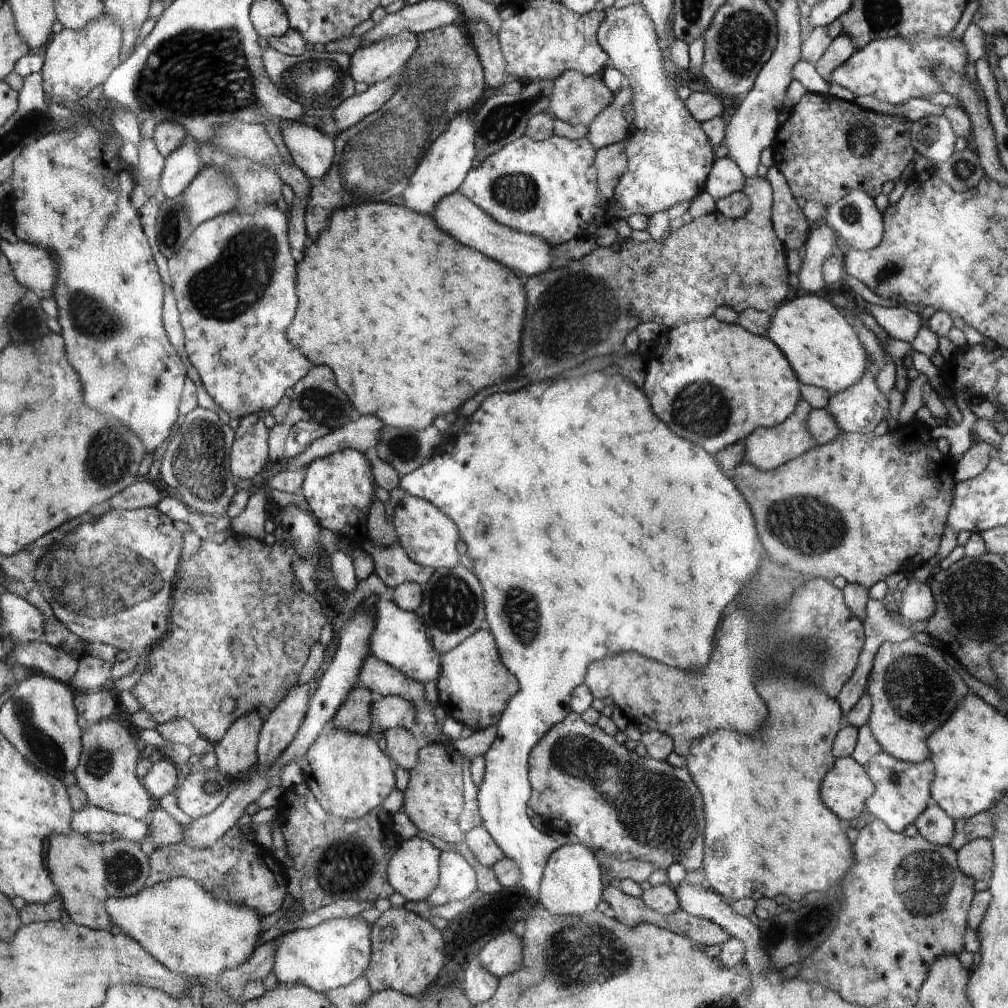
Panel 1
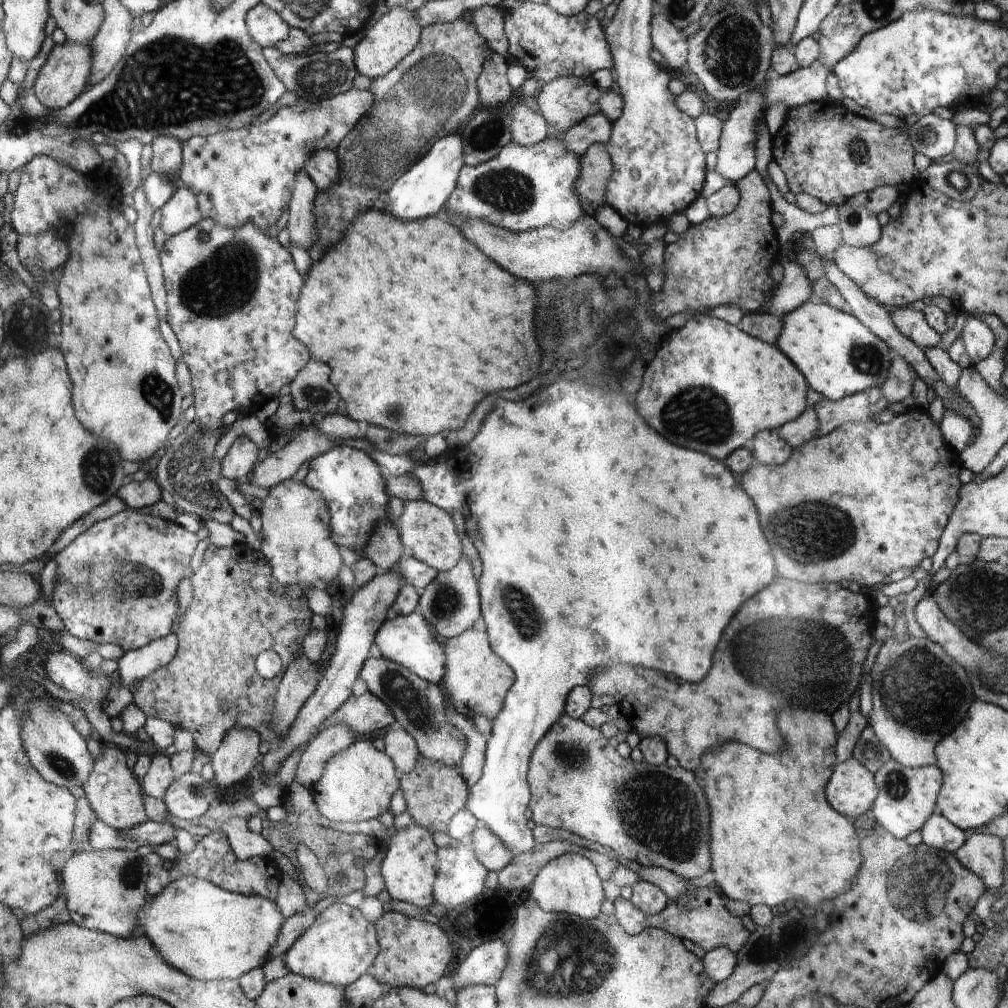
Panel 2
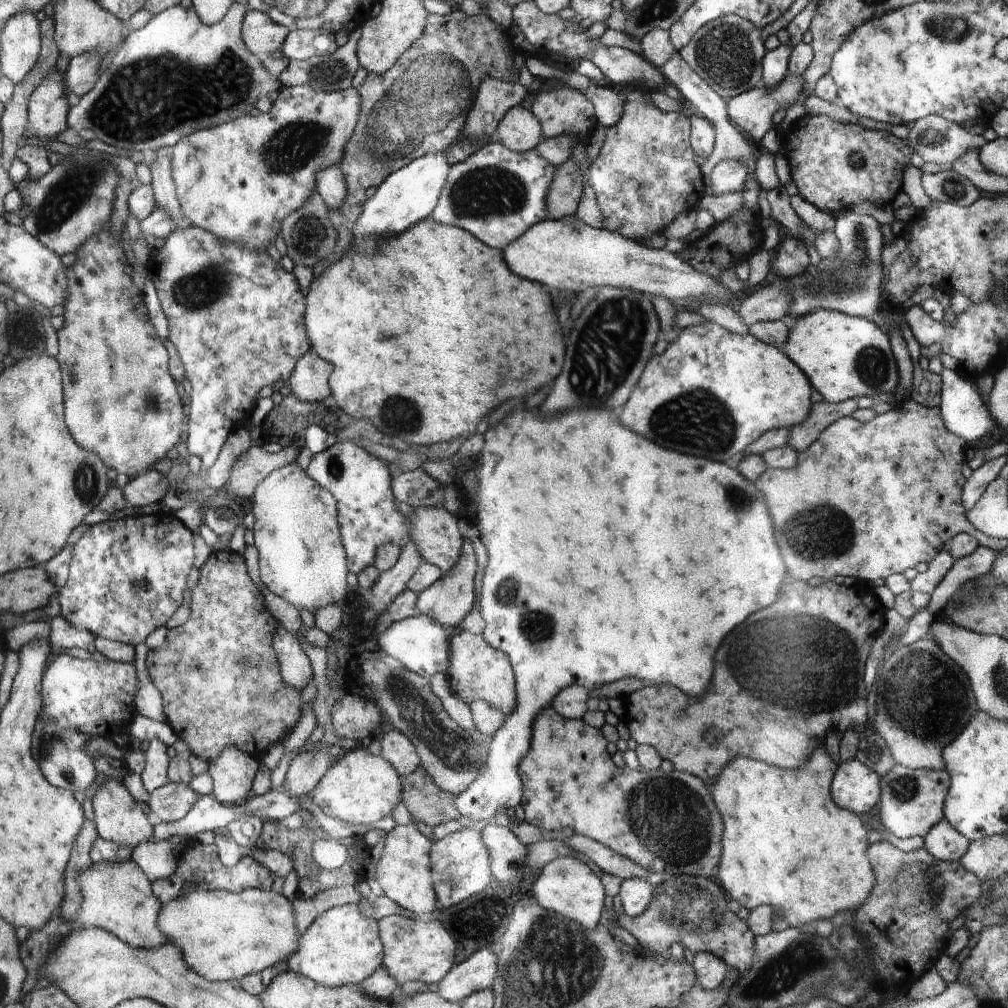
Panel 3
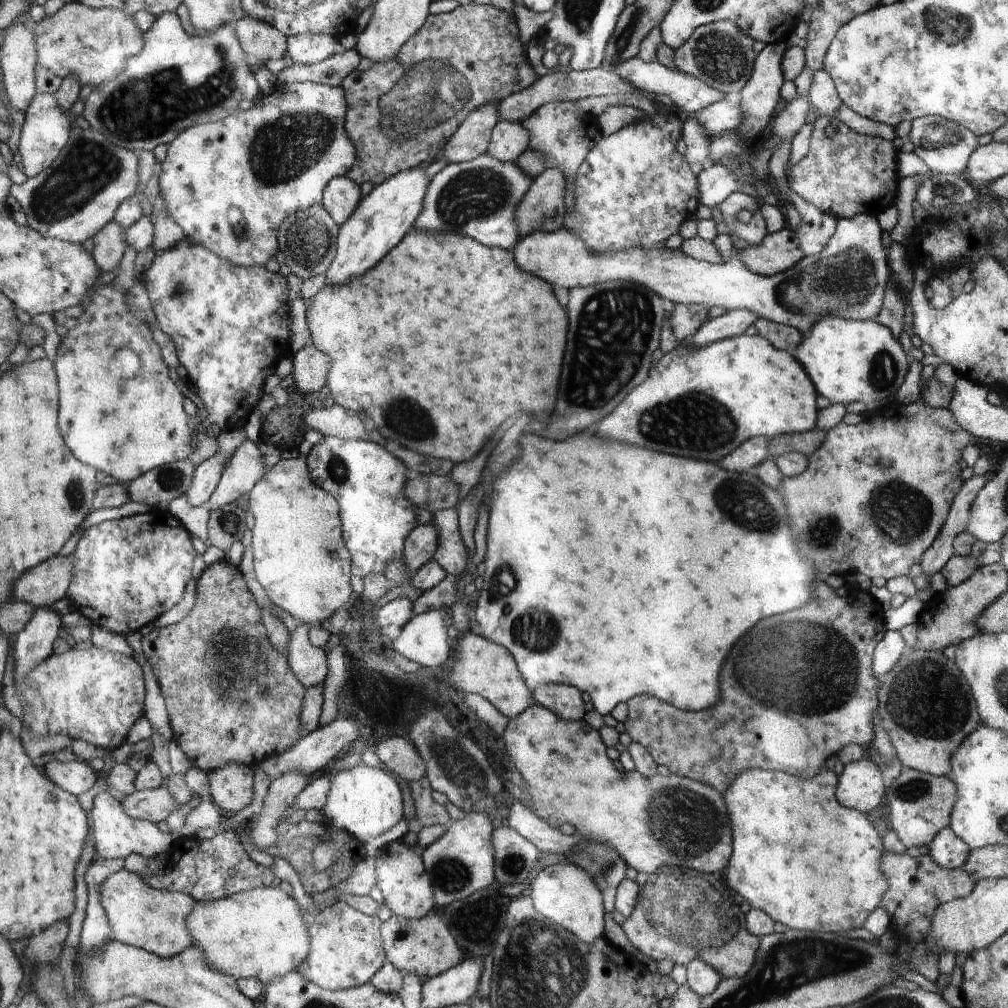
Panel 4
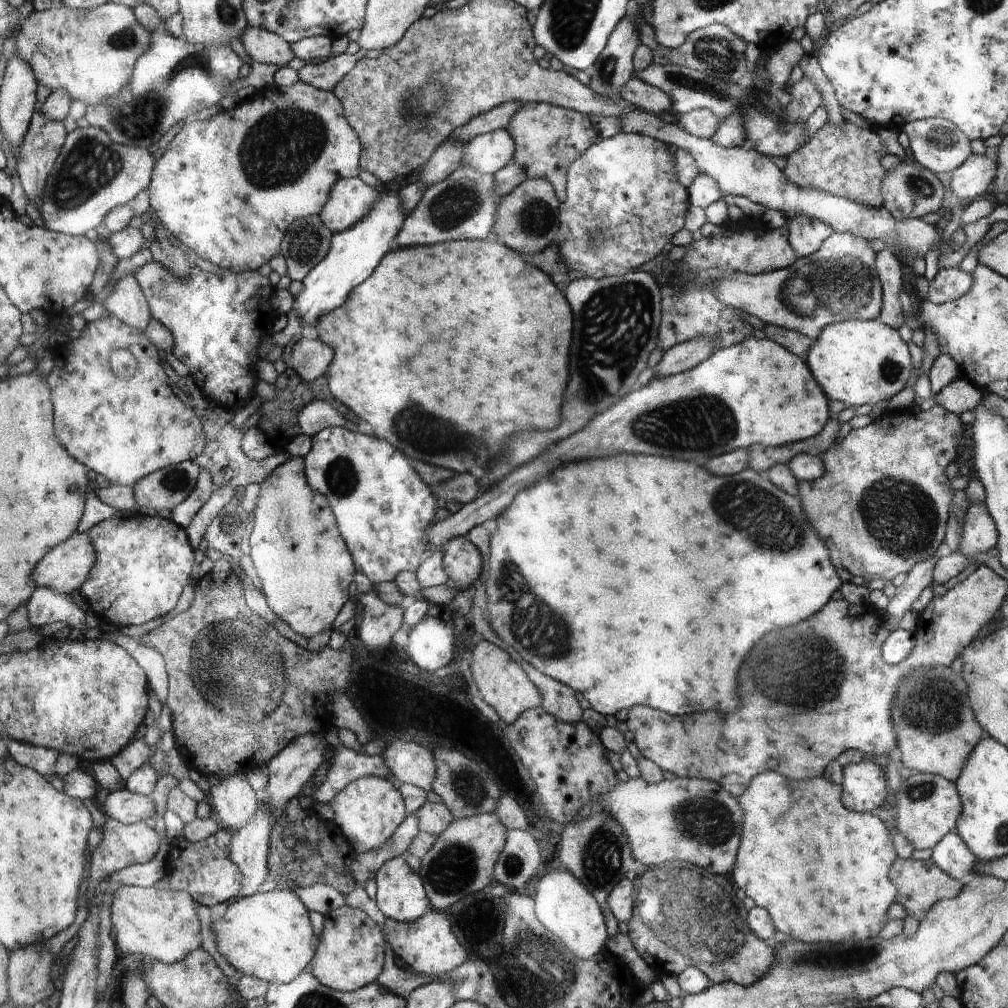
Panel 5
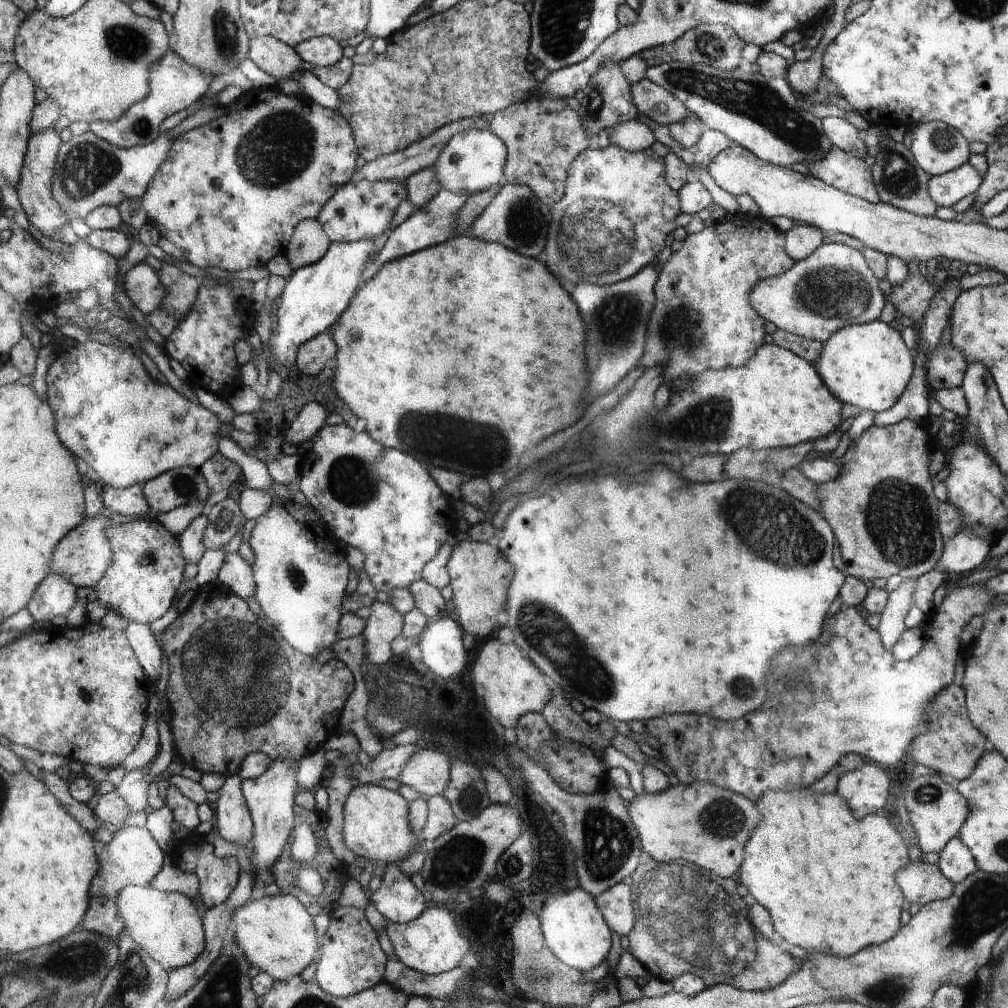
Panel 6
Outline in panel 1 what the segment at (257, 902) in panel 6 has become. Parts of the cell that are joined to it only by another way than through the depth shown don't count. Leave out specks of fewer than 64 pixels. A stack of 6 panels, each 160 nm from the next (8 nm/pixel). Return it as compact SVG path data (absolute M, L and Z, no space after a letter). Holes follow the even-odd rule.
M174 877L148 887L131 897L111 898L104 902L111 916L110 928L136 939L148 953L160 958L168 970L192 979L216 978L225 970L244 962L260 943L262 915L244 907L232 907L204 889L202 884L188 877Z

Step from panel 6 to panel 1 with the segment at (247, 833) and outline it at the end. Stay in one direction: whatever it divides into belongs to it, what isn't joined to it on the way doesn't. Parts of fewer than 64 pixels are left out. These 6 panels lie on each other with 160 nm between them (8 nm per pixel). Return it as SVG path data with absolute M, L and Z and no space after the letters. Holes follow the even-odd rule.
M252 711L243 714L227 730L223 740L215 745L217 768L230 776L244 776L256 764L256 744L262 717Z

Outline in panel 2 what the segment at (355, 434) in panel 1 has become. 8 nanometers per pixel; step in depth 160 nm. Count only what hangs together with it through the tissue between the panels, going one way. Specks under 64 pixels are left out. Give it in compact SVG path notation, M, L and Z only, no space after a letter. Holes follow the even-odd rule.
M316 429L302 430L278 452L265 454L260 466L252 470L250 481L254 486L265 488L292 479L306 460L312 461L334 446L330 437L318 433Z

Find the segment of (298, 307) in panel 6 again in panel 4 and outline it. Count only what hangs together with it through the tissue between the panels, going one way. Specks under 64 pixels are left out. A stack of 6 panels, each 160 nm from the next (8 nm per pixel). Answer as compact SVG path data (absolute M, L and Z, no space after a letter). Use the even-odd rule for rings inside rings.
M424 167L412 168L388 178L383 184L376 185L372 192L360 202L358 209L348 218L347 222L339 226L336 246L337 252L332 264L326 270L326 285L342 284L352 274L364 274L368 268L376 266L390 248L394 248L406 232L423 213L427 191L430 189L430 180L427 178Z

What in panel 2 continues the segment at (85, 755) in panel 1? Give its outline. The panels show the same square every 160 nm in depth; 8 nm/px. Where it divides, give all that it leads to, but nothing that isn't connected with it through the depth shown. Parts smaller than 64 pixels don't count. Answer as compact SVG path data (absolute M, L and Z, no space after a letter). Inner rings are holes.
M101 743L102 754L96 758L95 769L86 784L82 786L86 792L86 799L90 802L92 810L98 820L112 826L114 830L130 830L144 824L146 812L144 812L144 800L140 784L136 782L132 770L126 766L126 756L121 748L107 746Z

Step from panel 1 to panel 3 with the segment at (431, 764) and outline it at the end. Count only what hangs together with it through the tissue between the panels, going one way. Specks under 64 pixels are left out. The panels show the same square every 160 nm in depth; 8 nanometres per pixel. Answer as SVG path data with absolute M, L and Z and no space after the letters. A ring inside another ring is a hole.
M420 765L412 774L402 777L404 803L411 816L436 826L454 821L460 814L454 805L454 795L440 790L440 786Z

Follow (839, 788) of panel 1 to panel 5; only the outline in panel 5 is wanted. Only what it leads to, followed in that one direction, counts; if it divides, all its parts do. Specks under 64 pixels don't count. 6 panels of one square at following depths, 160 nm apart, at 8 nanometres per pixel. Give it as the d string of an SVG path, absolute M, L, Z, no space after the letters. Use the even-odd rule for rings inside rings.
M860 762L843 768L841 783L844 808L852 812L871 813L890 793L885 770L874 762Z

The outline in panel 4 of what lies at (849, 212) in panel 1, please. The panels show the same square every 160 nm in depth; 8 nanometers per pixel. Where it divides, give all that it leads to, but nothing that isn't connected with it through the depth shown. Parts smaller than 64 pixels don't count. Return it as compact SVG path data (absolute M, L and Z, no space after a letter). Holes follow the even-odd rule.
M860 214L855 218L837 219L832 238L819 254L806 255L792 269L773 276L751 271L740 262L740 256L730 262L715 264L692 259L679 249L666 247L660 250L608 250L606 254L594 254L579 235L566 228L528 234L528 238L521 236L520 246L515 247L514 254L524 270L540 274L540 278L552 282L552 286L566 290L612 280L640 282L670 305L683 303L708 306L708 309L717 306L727 311L748 310L758 319L790 326L808 336L816 322L828 316L844 316L854 321L873 321L878 316L888 278L892 277L886 250L882 246L882 234L874 216Z

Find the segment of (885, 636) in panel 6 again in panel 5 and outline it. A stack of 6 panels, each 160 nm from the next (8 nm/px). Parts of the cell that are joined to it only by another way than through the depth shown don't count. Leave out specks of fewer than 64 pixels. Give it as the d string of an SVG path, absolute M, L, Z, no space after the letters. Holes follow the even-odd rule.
M944 548L938 550L932 558L926 558L924 562L916 564L906 576L904 582L896 587L895 594L888 600L885 609L888 619L884 622L884 626L888 632L900 629L900 621L906 612L912 610L912 604L918 600L922 591L933 584L934 564L945 552Z

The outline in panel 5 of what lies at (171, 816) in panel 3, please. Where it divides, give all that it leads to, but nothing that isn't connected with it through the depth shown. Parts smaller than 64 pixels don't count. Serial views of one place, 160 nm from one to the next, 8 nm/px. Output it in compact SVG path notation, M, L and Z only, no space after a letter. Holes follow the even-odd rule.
M123 785L106 796L102 811L112 819L130 825L156 817L155 802L151 797L134 794Z

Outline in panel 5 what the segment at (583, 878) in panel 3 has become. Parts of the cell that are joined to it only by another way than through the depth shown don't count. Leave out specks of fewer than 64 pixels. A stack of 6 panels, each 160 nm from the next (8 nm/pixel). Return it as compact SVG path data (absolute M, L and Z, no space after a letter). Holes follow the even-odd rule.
M554 870L548 872L536 886L536 894L532 894L535 903L535 915L544 928L552 932L556 938L564 942L568 948L580 960L588 960L596 957L606 944L606 924L602 910L594 896L584 888L575 875L568 870Z

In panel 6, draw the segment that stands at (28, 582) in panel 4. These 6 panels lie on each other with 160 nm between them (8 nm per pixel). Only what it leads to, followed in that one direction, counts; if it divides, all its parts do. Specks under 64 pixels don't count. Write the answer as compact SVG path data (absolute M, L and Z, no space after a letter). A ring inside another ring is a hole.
M98 515L79 525L72 534L68 534L68 538L64 538L64 542L60 542L60 550L56 550L56 562L48 574L59 575L75 587L95 587L114 562L114 552L108 538L110 524L108 518Z

